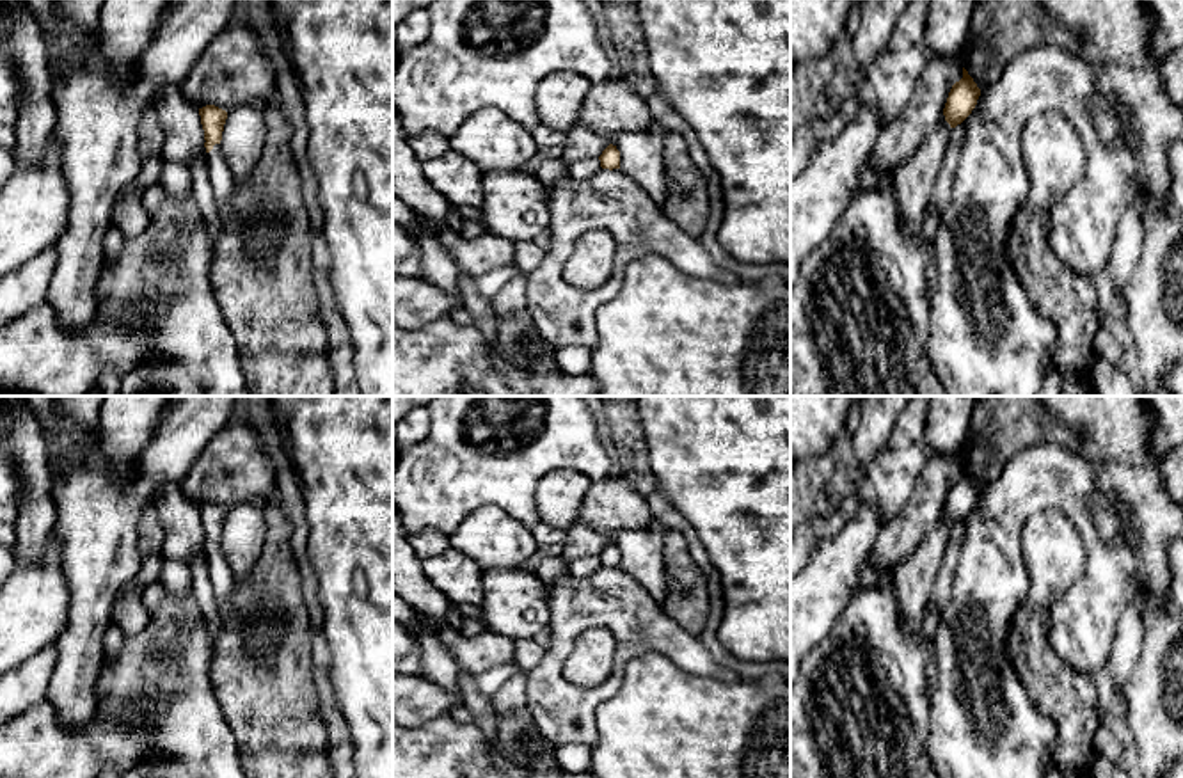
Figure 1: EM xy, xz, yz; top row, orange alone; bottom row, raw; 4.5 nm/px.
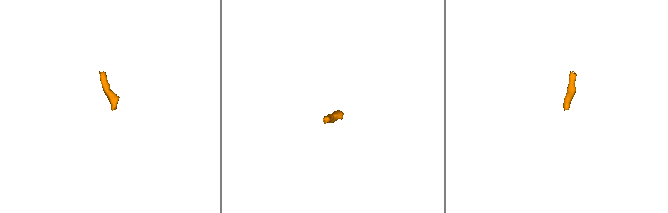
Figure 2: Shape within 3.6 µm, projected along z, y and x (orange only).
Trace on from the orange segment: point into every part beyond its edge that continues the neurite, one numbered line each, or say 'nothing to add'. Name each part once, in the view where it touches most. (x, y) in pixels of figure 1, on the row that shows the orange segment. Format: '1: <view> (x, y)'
1: xy (221, 178)

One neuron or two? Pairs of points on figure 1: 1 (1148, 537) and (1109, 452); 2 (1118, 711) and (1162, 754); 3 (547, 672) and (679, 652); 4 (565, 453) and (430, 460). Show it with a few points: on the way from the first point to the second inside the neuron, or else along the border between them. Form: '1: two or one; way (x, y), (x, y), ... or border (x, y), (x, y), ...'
1: one; way (1148, 516), (1148, 500), (1130, 473)
2: two; border (1128, 677), (1121, 684), (1127, 720)
3: one; way (569, 635), (587, 617), (633, 617), (642, 626)
4: one; way (531, 453), (510, 455), (507, 459), (464, 460)

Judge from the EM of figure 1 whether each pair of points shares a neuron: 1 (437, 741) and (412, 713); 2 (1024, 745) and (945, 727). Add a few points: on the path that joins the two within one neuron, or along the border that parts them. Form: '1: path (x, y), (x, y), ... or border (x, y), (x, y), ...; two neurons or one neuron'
1: border (446, 711), (411, 729); two neurons
2: path (1004, 745), (993, 745), (976, 727), (965, 727); one neuron

